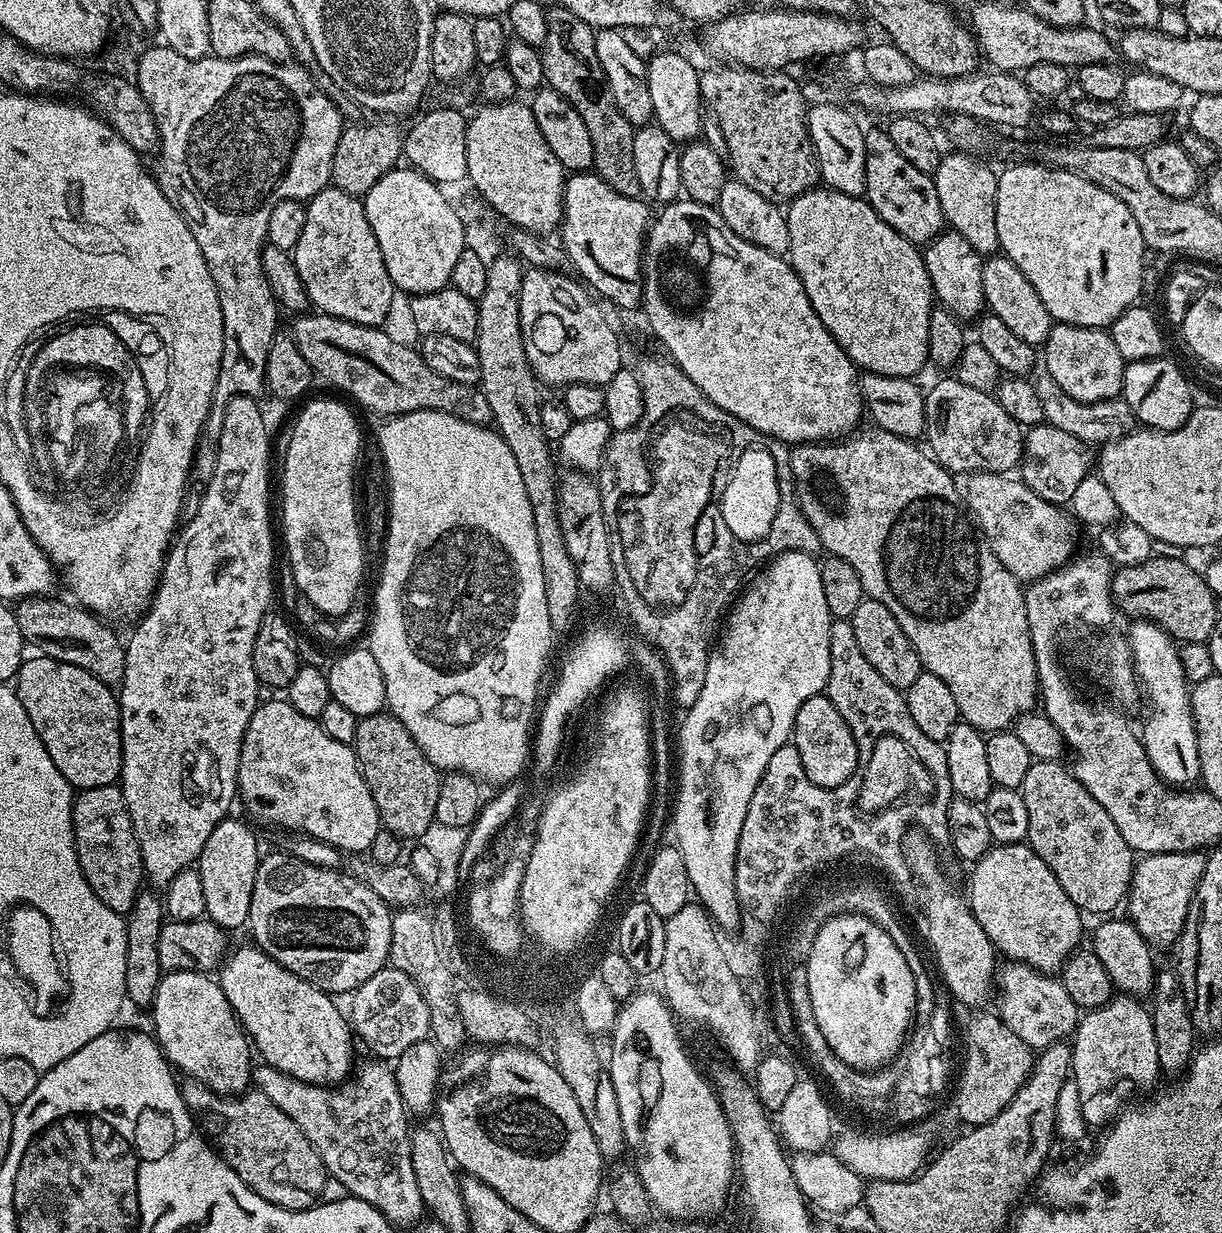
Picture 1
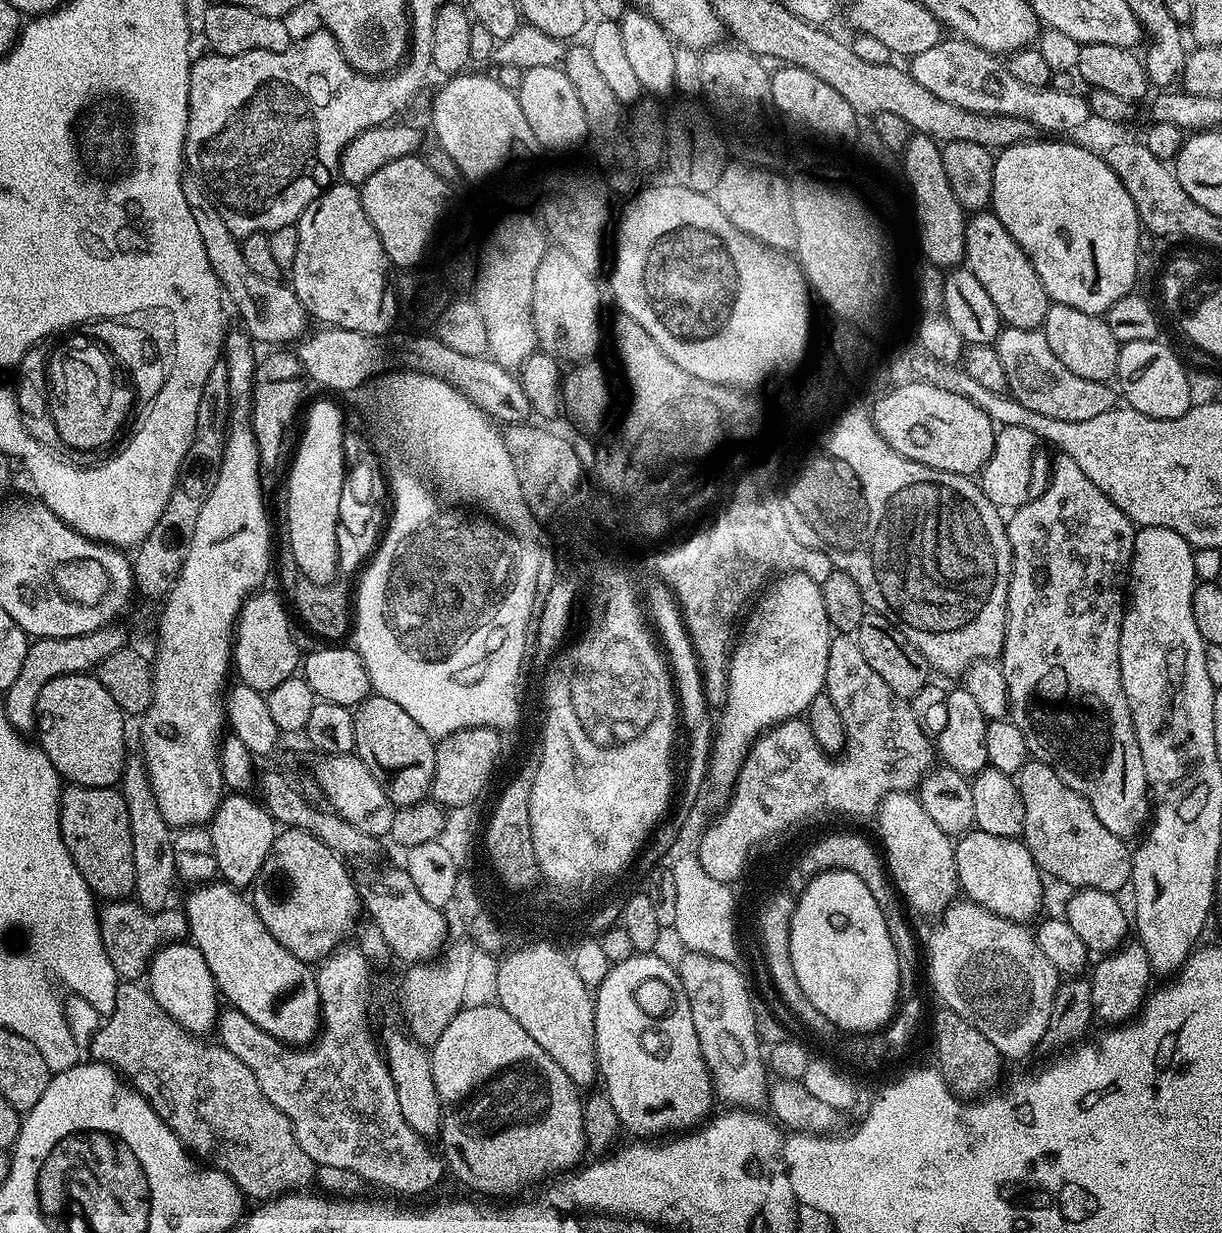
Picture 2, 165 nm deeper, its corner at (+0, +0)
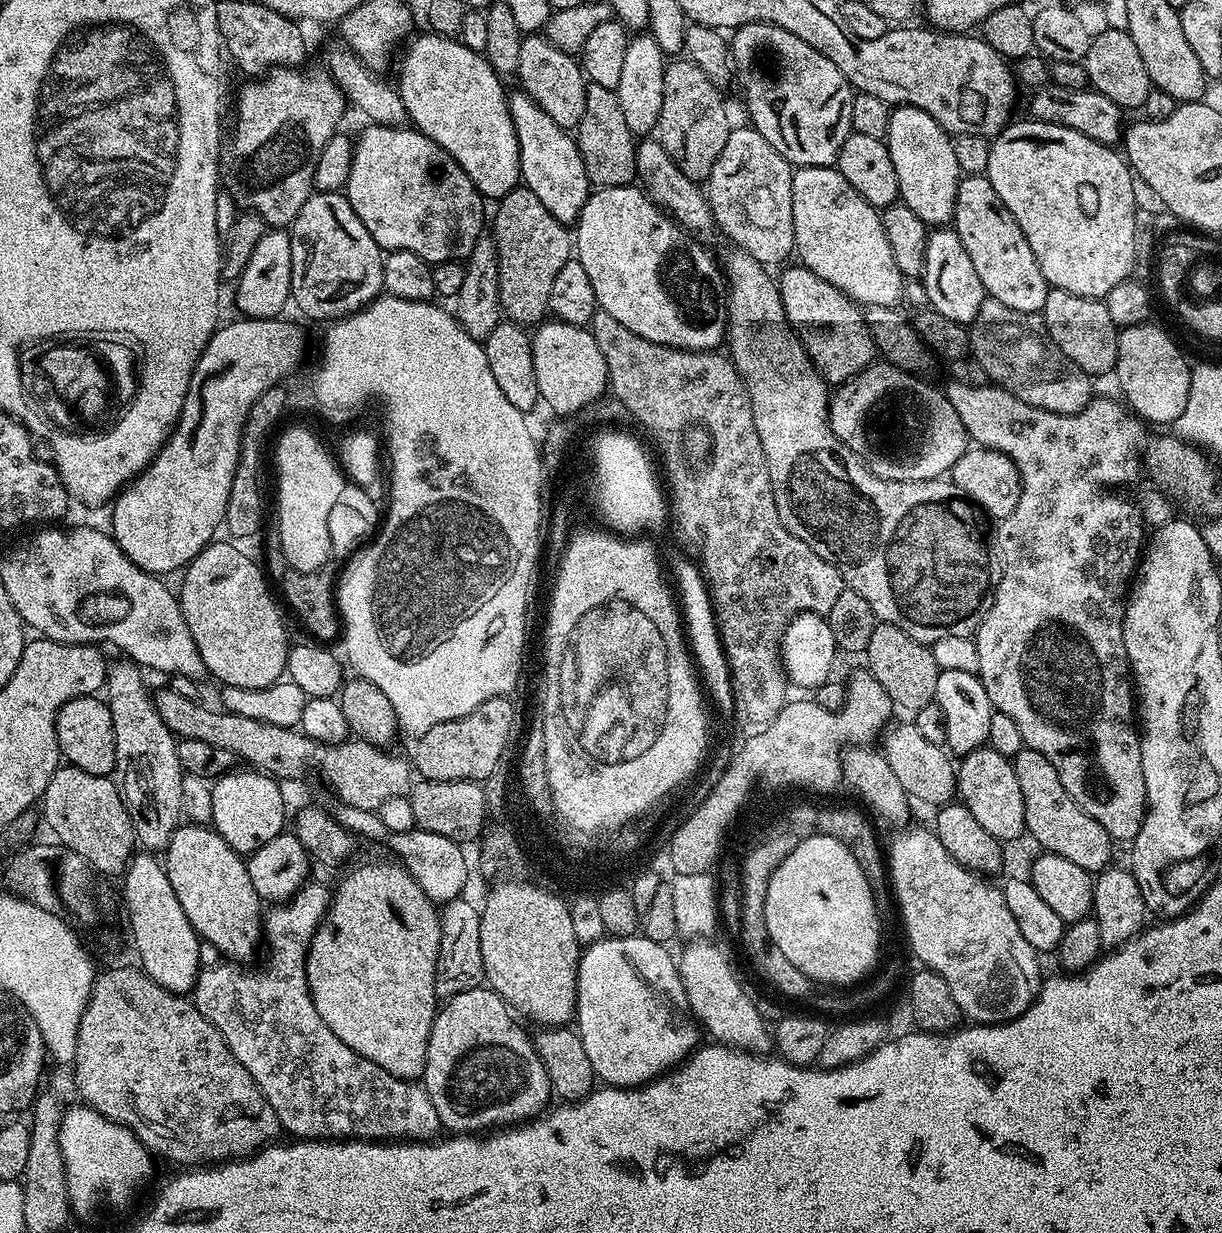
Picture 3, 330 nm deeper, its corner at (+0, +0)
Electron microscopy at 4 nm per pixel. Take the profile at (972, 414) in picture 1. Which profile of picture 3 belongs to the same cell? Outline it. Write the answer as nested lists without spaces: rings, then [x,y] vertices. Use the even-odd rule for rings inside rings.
[[[873,362],[853,384],[839,385],[828,401],[828,421],[833,434],[854,450],[854,454],[862,457],[870,471],[887,480],[938,480],[947,477],[954,462],[958,462],[970,447],[968,431],[962,426],[962,418],[958,418],[958,410],[950,406],[947,395],[920,379],[924,378],[909,374],[894,364]]]

